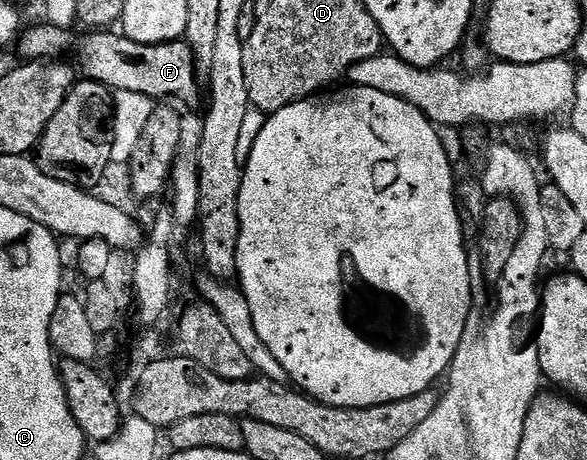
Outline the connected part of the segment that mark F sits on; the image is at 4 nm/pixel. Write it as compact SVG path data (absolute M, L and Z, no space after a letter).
M91 31L86 35L83 69L90 80L101 82L115 93L137 91L137 95L152 99L180 97L183 101L191 101L198 95L200 78L195 71L193 51L186 40L146 45L134 42L119 31Z

